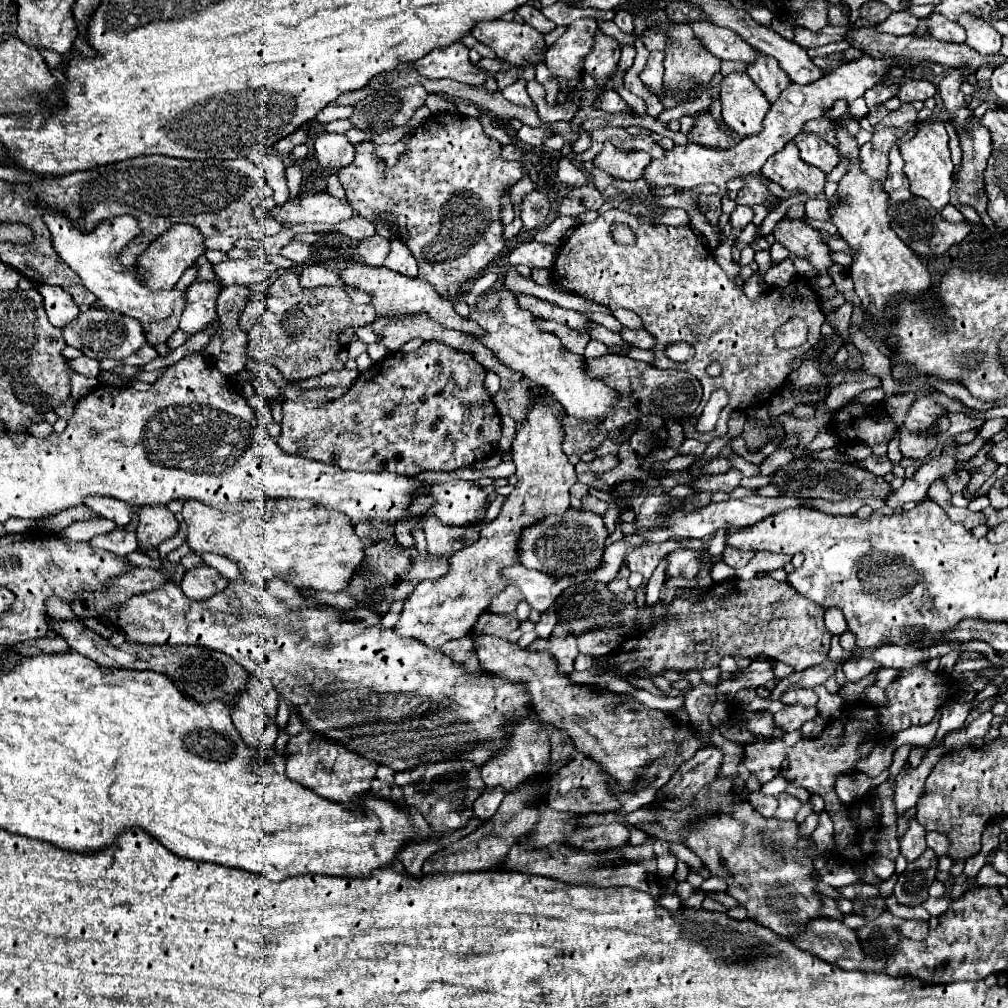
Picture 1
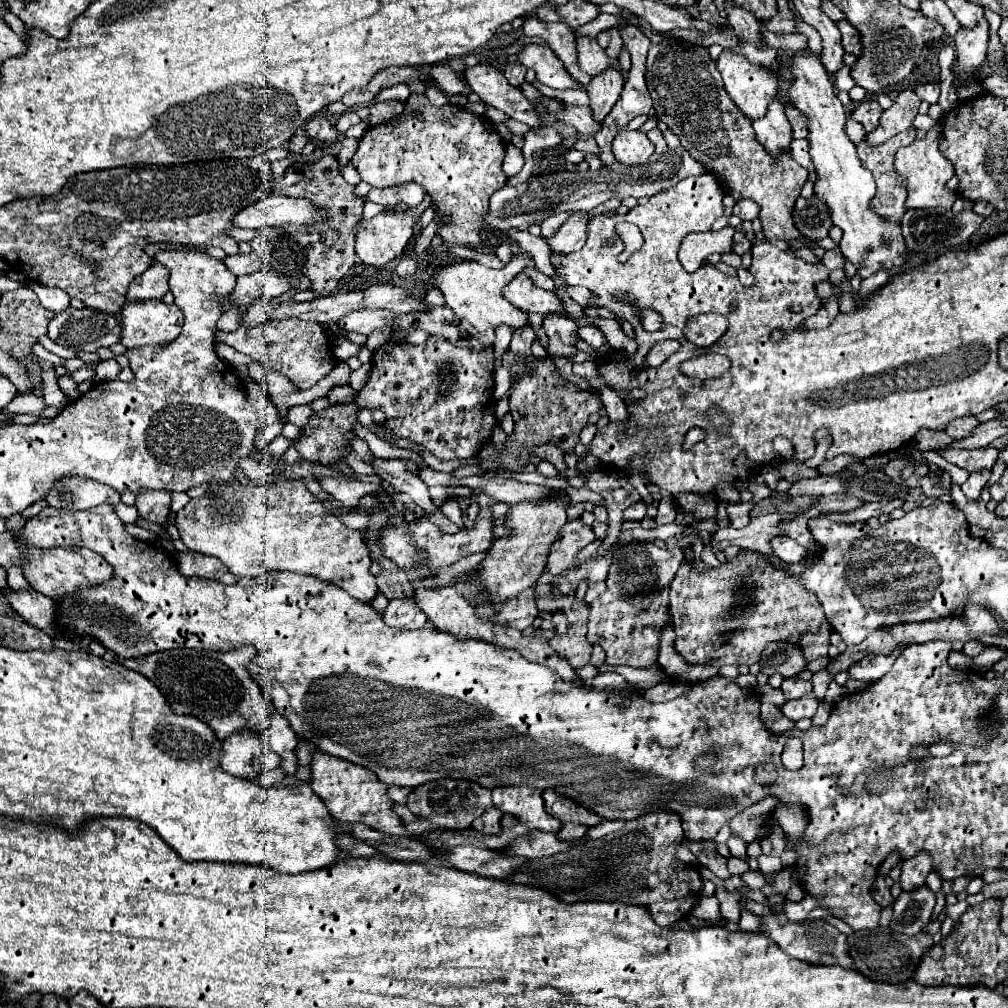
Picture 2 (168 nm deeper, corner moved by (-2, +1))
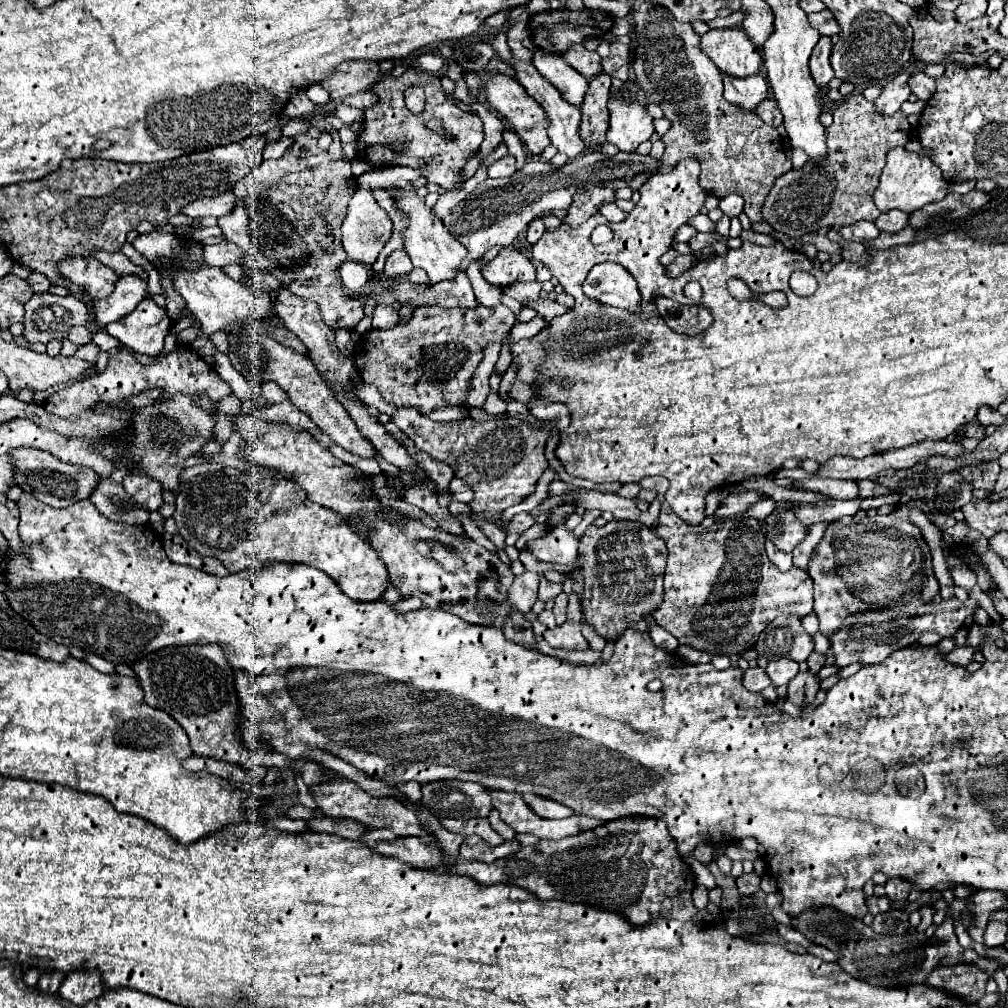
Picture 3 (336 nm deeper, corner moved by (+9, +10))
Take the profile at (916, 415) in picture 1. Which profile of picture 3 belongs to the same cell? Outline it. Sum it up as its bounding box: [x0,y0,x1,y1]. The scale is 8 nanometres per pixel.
[959,418,983,440]

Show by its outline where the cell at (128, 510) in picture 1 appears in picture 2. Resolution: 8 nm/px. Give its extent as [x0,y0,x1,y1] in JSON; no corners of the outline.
[44,477,120,511]

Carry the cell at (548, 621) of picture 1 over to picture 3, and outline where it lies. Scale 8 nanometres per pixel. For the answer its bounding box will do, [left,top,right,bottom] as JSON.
[553,592,567,624]

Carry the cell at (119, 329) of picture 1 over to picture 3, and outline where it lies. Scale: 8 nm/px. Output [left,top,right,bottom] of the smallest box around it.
[25,294,93,342]

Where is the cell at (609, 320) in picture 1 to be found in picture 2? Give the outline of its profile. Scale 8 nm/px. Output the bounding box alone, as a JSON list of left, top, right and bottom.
[548,213,592,253]

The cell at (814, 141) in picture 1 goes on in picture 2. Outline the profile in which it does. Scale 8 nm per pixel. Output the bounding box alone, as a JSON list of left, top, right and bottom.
[790,139,812,171]

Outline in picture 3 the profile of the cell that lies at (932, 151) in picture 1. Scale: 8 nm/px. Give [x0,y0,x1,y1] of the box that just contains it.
[875,146,949,214]

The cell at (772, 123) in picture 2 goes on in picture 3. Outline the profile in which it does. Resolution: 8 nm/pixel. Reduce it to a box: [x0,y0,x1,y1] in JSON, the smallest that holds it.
[723,74,767,112]

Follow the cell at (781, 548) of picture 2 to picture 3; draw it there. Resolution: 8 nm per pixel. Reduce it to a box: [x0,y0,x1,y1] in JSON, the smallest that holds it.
[767,504,807,552]

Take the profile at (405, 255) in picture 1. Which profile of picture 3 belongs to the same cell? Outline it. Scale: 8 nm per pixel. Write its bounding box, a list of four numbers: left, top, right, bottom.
[385,250,413,278]

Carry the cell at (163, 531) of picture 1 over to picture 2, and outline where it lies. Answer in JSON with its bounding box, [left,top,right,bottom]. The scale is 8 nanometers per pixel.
[136,491,170,525]

